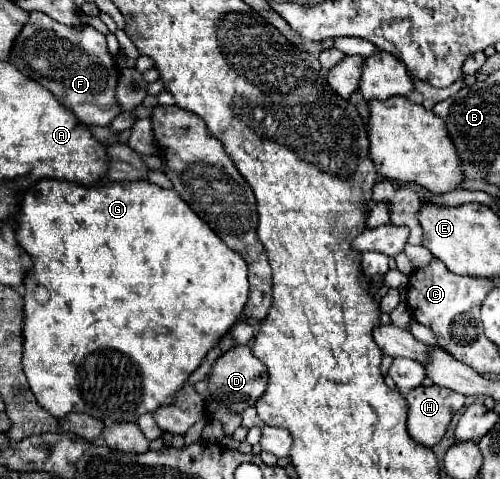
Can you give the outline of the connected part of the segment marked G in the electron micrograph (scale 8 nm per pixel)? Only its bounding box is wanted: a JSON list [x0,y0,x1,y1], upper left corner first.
[16,179,248,421]

